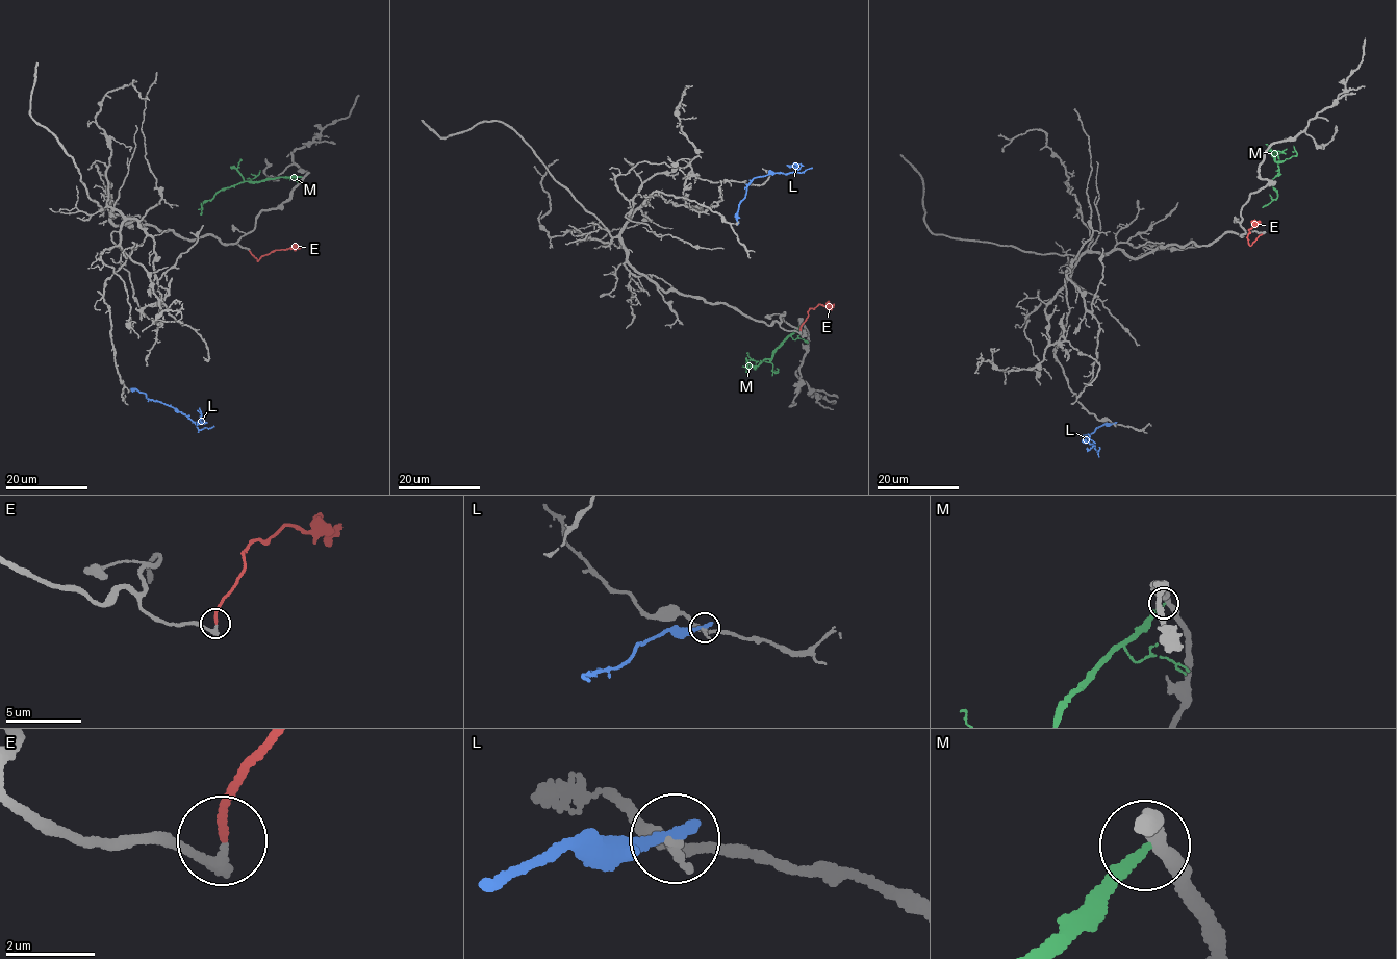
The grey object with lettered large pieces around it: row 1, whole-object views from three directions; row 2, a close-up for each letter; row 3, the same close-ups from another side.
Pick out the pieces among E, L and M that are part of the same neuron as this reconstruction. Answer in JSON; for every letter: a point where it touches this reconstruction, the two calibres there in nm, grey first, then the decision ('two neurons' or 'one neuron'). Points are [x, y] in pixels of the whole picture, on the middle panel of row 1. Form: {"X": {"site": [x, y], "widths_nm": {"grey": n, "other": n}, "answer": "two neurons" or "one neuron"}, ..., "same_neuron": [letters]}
{"E": {"site": [799, 330], "widths_nm": {"grey": 280, "other": 160}, "answer": "one neuron"}, "L": {"site": [738, 222], "widths_nm": {"grey": 190, "other": 280}, "answer": "two neurons"}, "M": {"site": [802, 324], "widths_nm": {"grey": 280, "other": 240}, "answer": "two neurons"}, "same_neuron": ["E"]}

